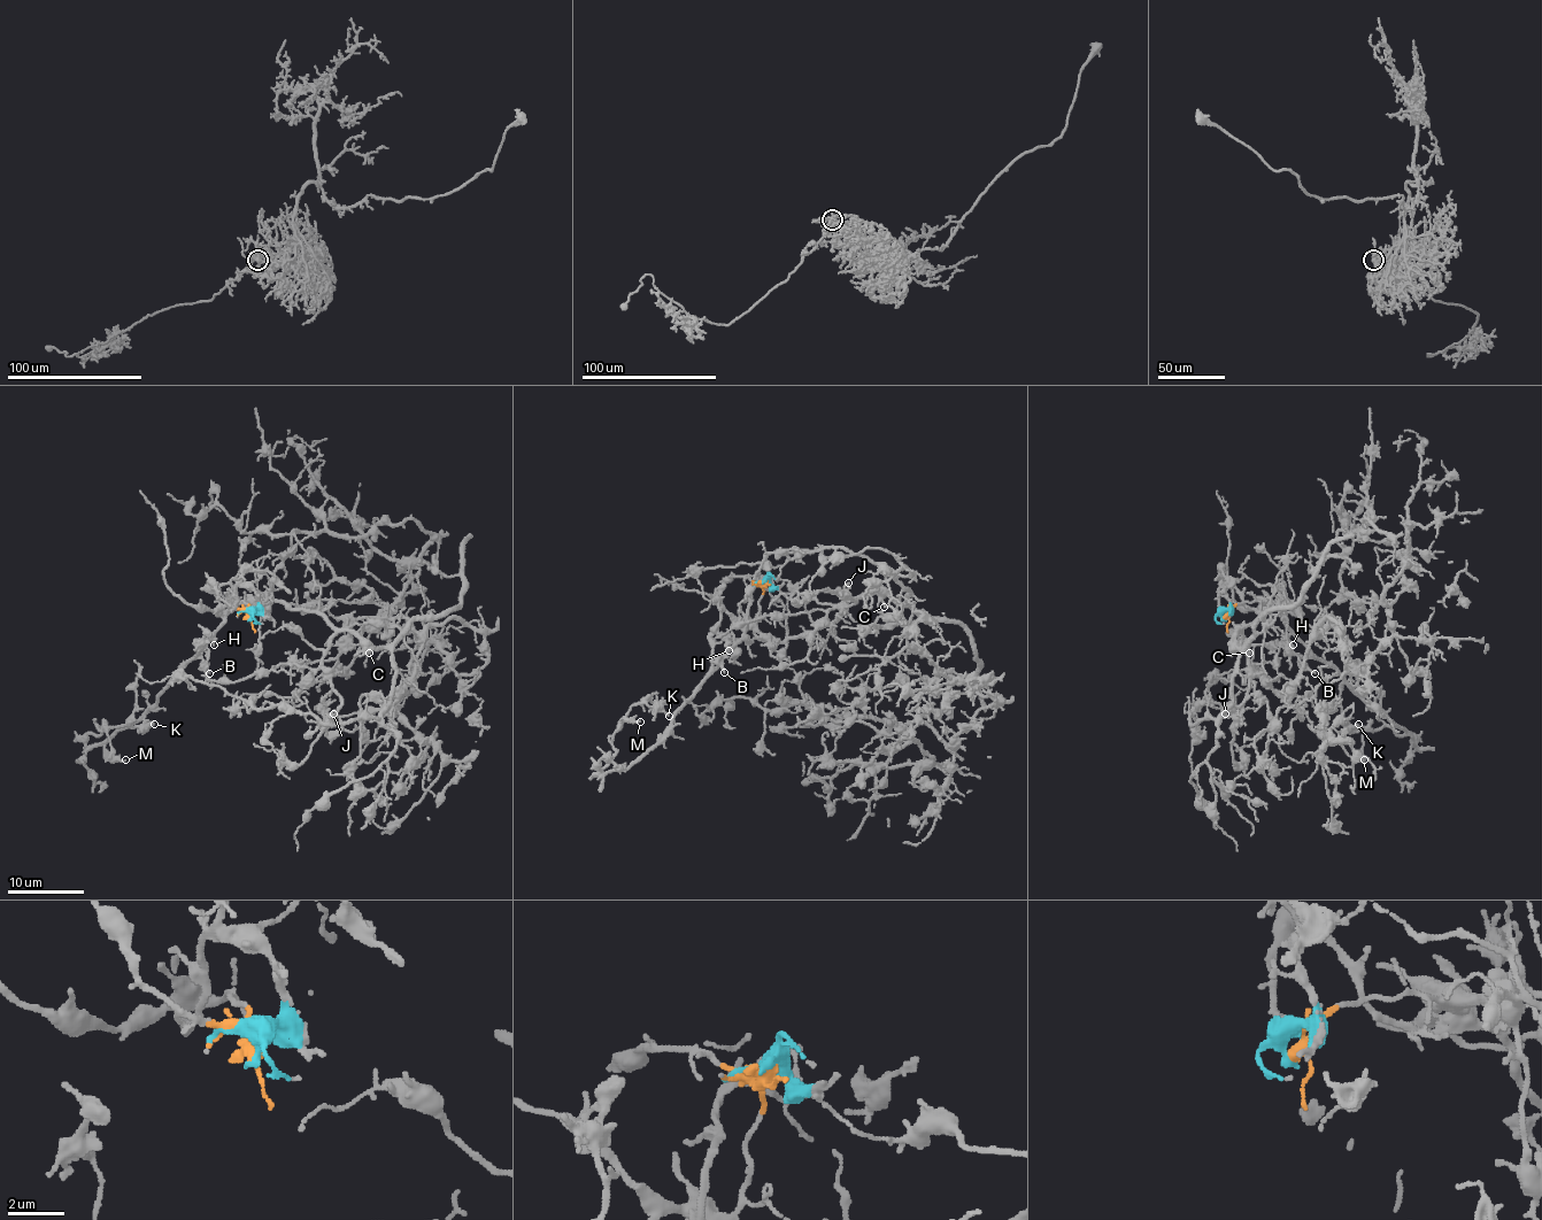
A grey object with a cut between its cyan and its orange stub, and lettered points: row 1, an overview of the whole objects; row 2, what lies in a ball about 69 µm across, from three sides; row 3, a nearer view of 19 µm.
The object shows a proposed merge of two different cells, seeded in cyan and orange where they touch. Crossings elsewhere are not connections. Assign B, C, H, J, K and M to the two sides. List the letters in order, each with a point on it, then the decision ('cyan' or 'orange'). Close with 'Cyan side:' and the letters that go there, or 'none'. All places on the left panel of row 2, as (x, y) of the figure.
B: at (209, 673); cyan
C: at (369, 653); orange
H: at (214, 645); cyan
J: at (333, 713); orange
K: at (154, 724); cyan
M: at (125, 759); cyan
Cyan side: B, H, K, M

